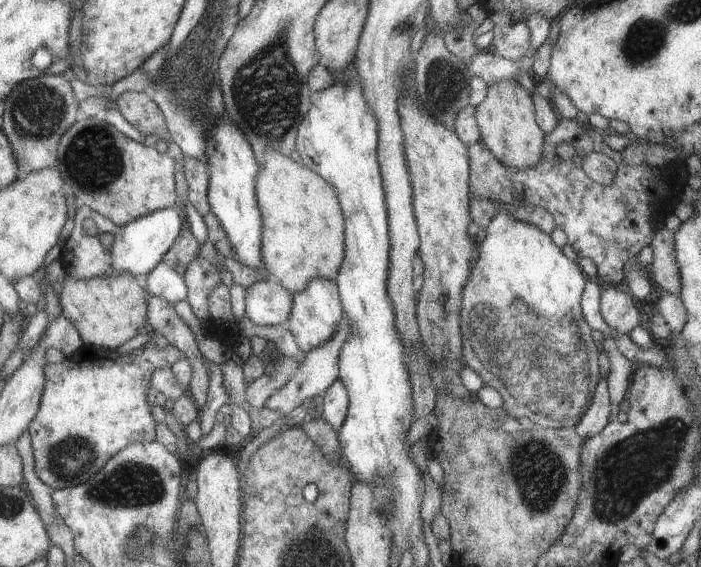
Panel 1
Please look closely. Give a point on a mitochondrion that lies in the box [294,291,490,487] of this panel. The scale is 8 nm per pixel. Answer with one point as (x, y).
(444, 348)

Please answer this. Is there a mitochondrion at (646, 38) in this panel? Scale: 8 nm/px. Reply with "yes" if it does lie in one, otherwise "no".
yes

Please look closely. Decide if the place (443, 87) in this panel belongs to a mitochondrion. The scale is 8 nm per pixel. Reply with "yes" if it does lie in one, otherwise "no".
yes

